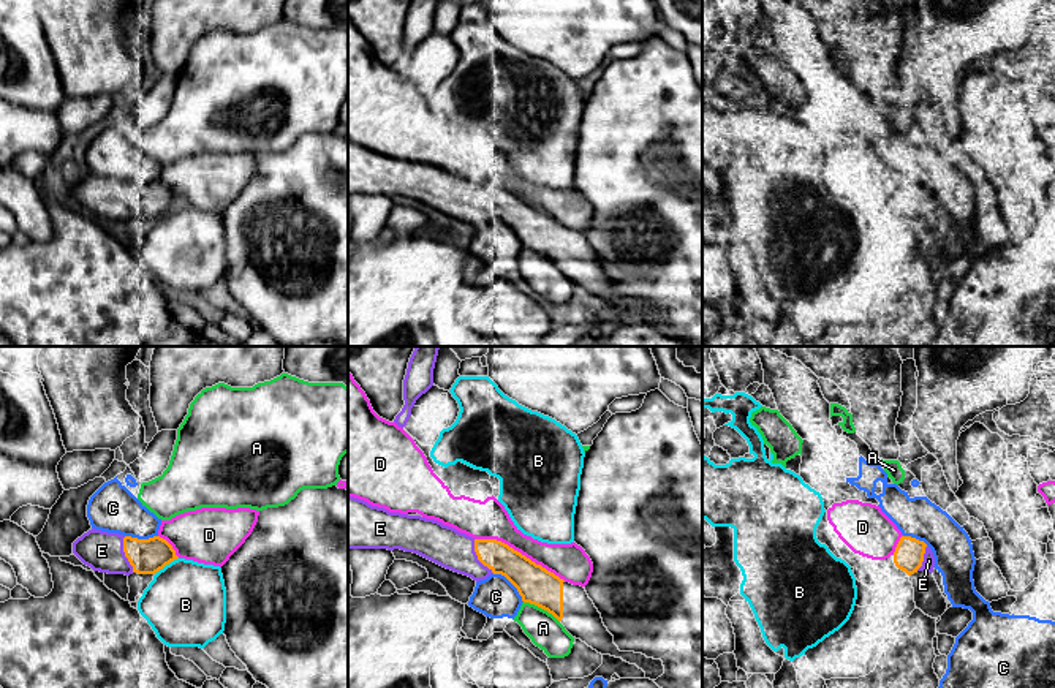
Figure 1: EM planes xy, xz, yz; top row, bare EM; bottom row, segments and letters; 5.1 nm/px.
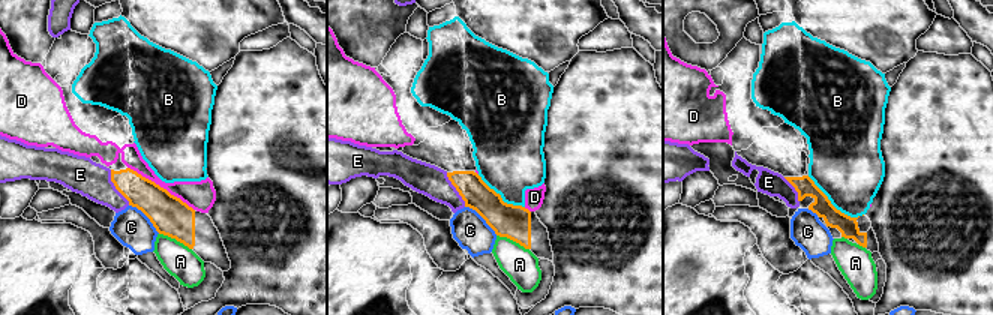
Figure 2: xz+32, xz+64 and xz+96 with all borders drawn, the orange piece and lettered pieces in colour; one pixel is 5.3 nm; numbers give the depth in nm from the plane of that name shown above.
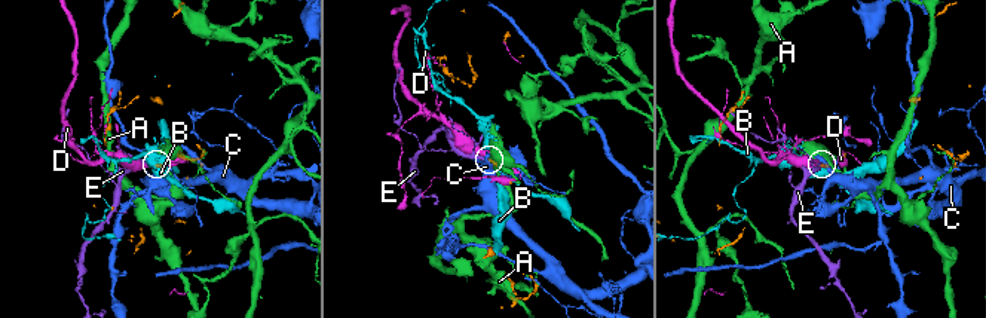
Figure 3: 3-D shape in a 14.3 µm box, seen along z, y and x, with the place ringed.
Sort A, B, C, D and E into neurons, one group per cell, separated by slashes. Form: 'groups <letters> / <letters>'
groups A / B / C / D / E

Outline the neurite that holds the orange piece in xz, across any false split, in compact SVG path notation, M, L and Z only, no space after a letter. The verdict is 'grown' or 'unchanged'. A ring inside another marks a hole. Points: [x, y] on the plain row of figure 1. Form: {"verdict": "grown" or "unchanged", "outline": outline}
{"verdict": "grown", "outline": "M348 142L350 195L413 198L476 228L501 220L517 234L524 248L552 259L573 283L598 299L636 310L650 326L664 319L661 305L618 296L584 232L565 228L501 187L475 185L438 166L389 158Z"}

